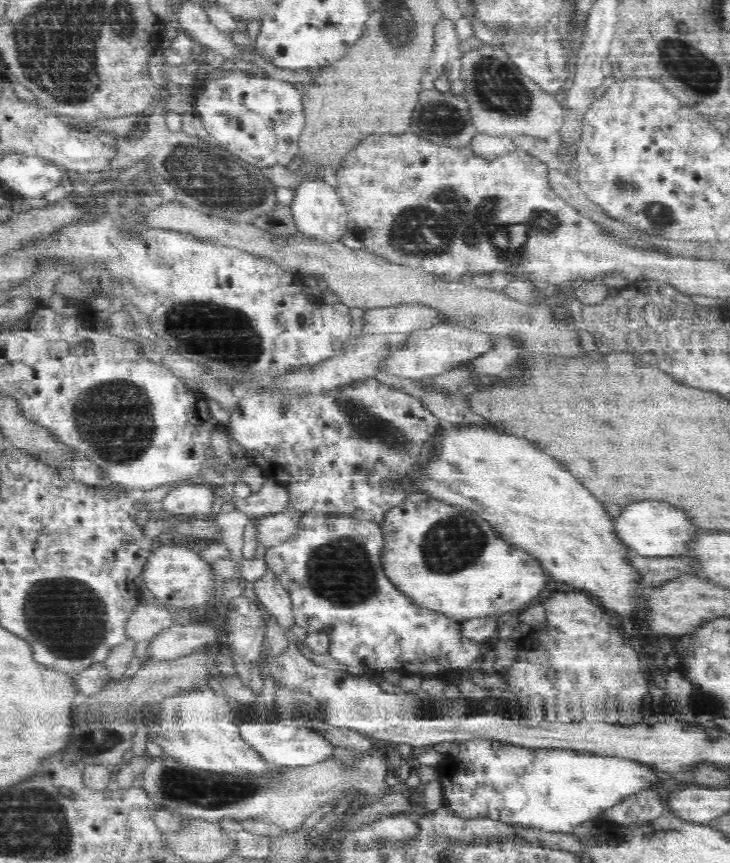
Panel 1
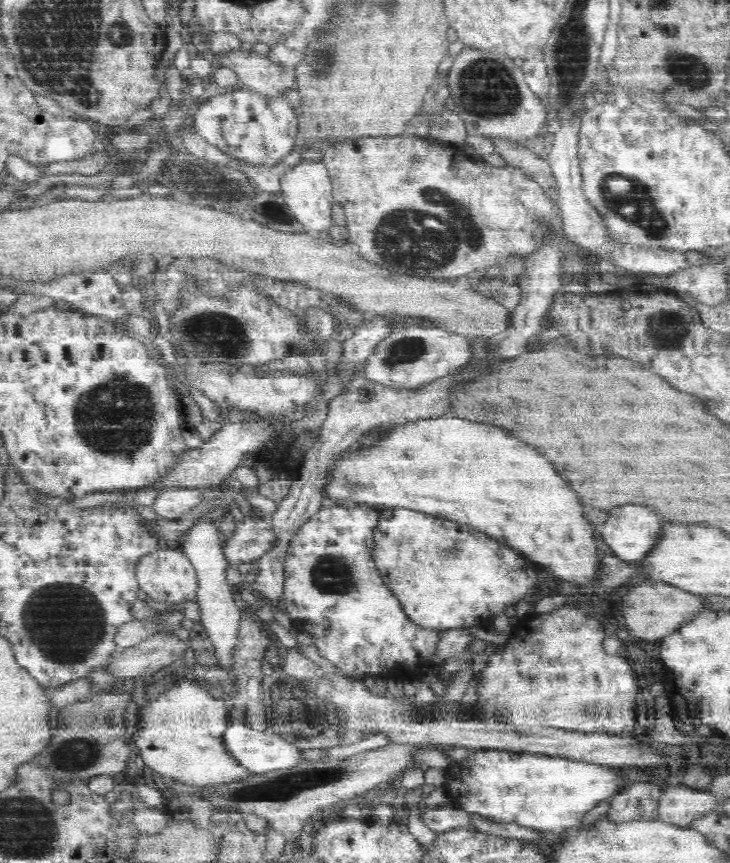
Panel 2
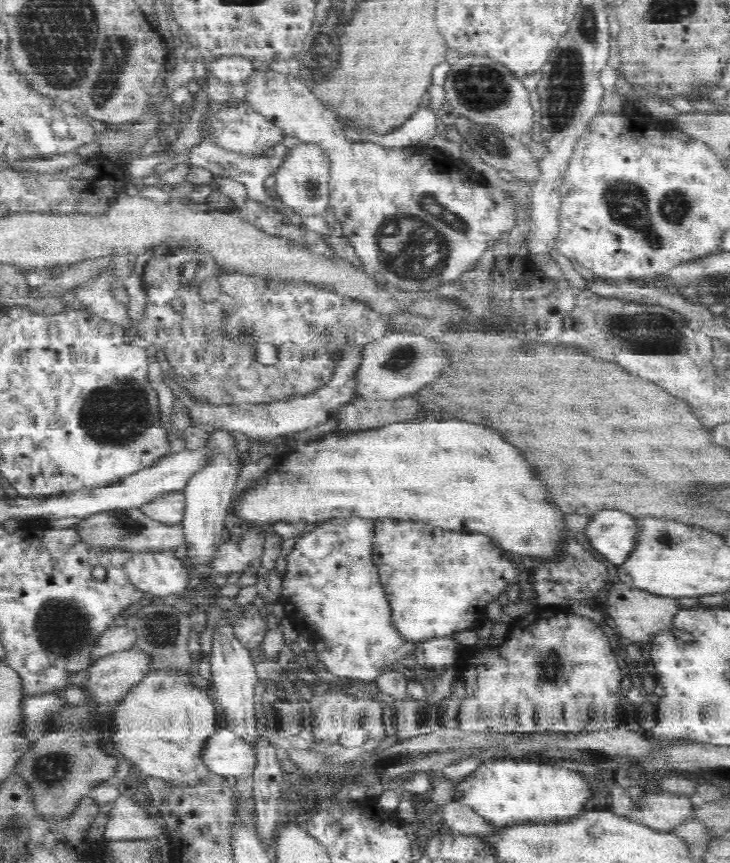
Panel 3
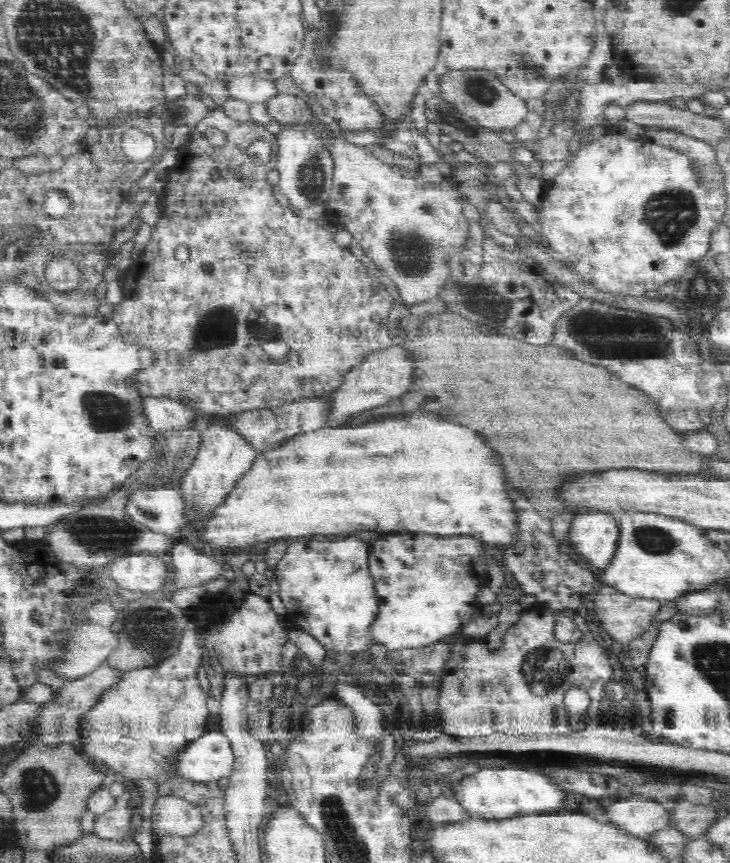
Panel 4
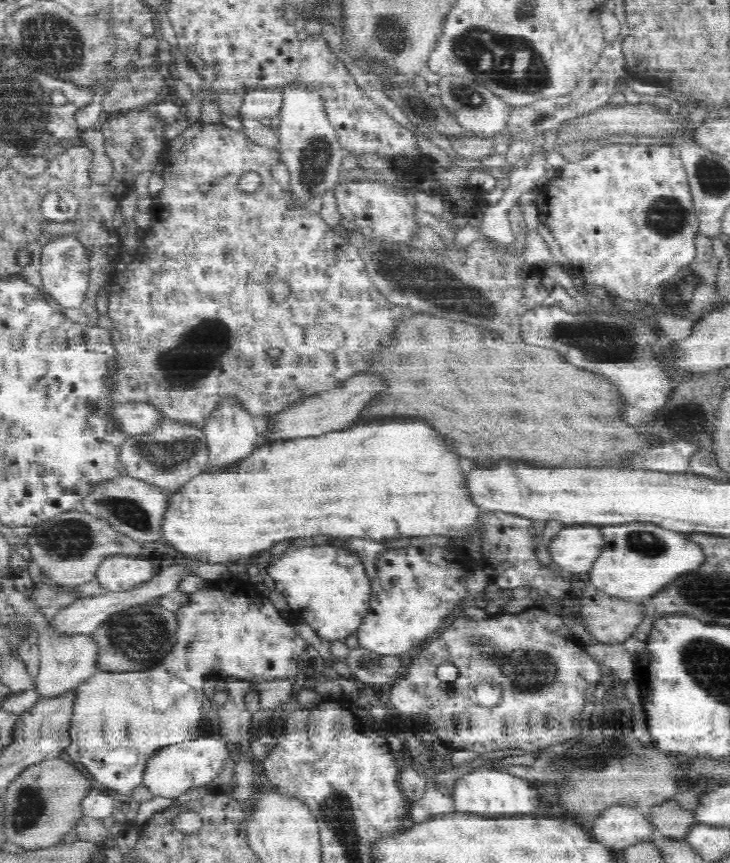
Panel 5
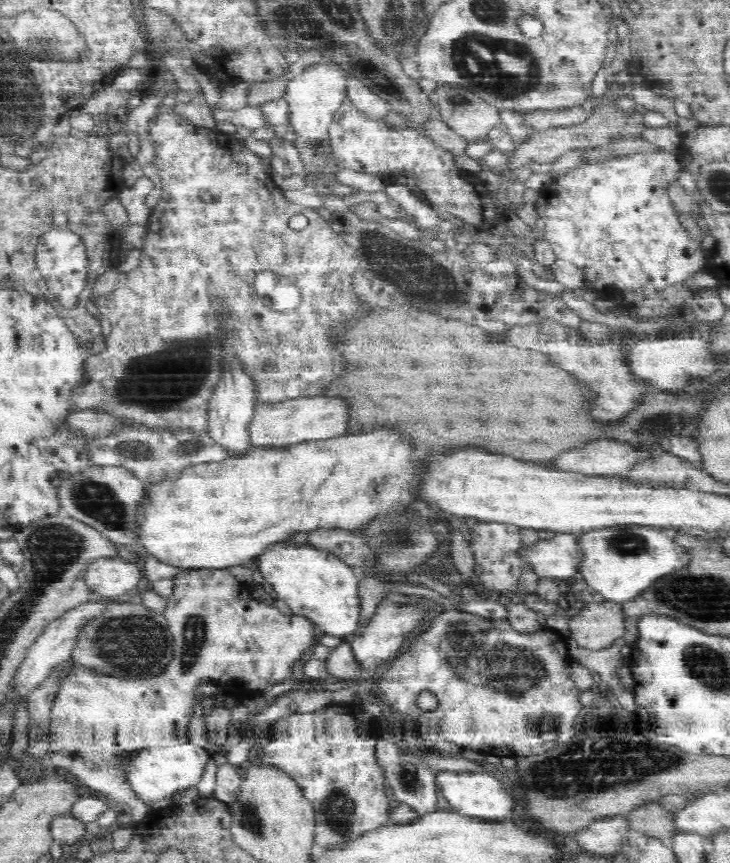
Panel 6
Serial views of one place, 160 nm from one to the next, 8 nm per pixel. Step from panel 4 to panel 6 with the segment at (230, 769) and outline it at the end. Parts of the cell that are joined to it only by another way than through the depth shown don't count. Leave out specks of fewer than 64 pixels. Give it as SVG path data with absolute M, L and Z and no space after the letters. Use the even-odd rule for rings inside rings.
M190 741L178 746L154 747L140 751L138 756L132 759L133 764L129 768L130 785L134 786L134 791L142 801L162 801L179 791L197 786L213 755L213 752L208 751L208 746L196 746Z

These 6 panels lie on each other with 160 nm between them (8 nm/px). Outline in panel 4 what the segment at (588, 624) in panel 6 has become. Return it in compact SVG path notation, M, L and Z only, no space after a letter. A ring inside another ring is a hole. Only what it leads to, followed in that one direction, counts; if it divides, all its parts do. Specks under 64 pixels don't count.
M603 584L594 598L594 608L613 640L627 644L648 631L664 602L630 596L616 587Z

